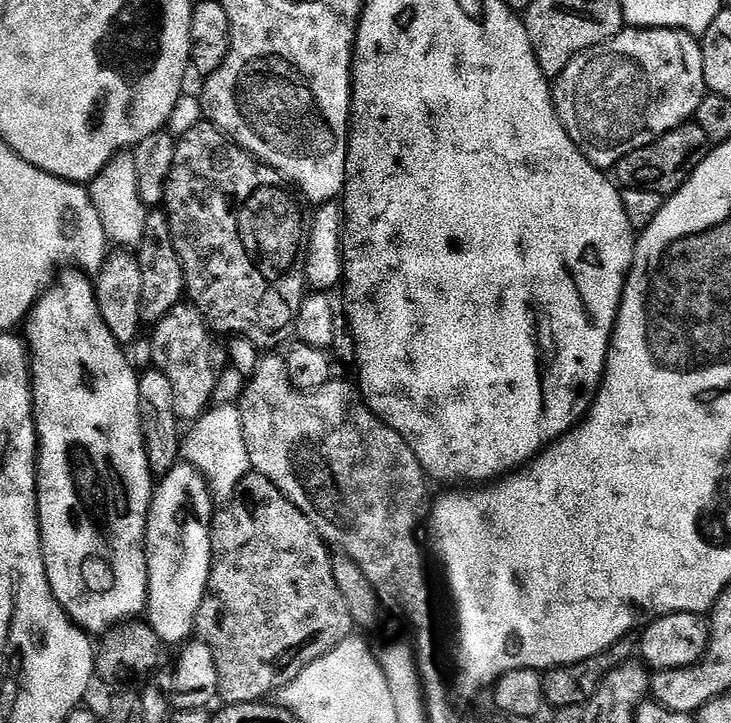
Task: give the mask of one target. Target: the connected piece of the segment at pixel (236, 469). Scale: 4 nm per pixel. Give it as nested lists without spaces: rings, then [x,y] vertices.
[[[236,404],[213,405],[189,428],[181,439],[181,459],[199,470],[208,484],[213,503],[223,506],[235,497],[242,478],[252,469],[240,407]]]

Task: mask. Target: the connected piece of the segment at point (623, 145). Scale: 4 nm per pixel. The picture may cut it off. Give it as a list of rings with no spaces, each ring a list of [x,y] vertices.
[[[625,27],[624,31],[616,35],[612,40],[593,48],[591,52],[584,52],[576,56],[566,66],[566,70],[551,85],[552,101],[556,103],[556,113],[570,138],[580,148],[580,153],[589,160],[595,168],[601,170],[615,169],[616,163],[626,154],[634,150],[642,150],[642,146],[650,146],[659,136],[665,136],[670,130],[689,123],[695,117],[698,106],[704,100],[706,89],[704,87],[704,75],[702,74],[702,50],[700,40],[691,36],[689,32],[681,32],[679,28],[634,28]]]

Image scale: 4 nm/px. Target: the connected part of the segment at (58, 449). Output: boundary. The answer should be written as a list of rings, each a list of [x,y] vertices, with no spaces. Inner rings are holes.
[[[68,266],[55,277],[49,287],[33,305],[26,317],[26,347],[30,357],[32,377],[32,415],[36,417],[36,439],[38,459],[36,462],[36,514],[40,518],[40,545],[46,566],[46,578],[52,587],[54,598],[72,623],[89,634],[103,634],[121,621],[136,618],[145,611],[148,602],[148,550],[144,546],[148,511],[152,505],[154,475],[147,462],[147,447],[144,444],[143,424],[139,412],[138,372],[127,361],[127,354],[121,344],[110,334],[109,327],[102,320],[96,301],[96,286],[89,273],[76,266]]]

